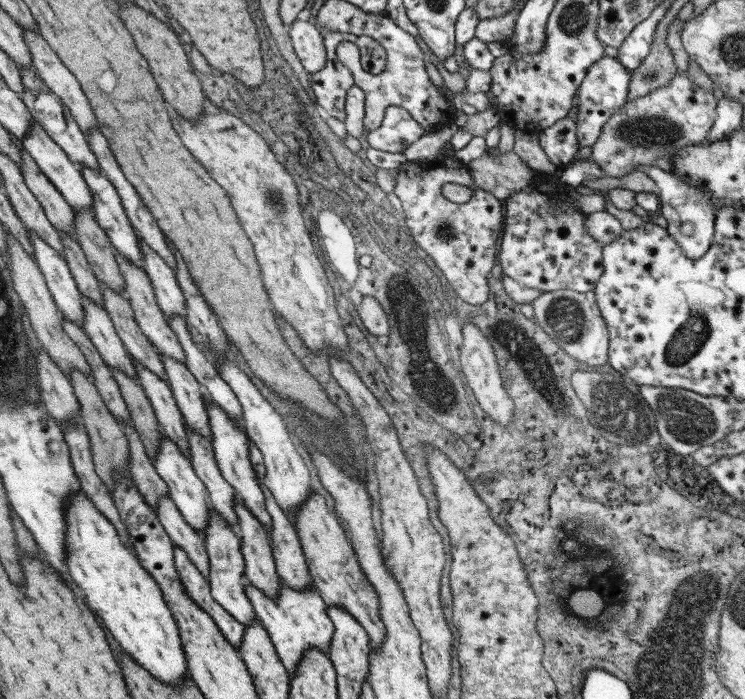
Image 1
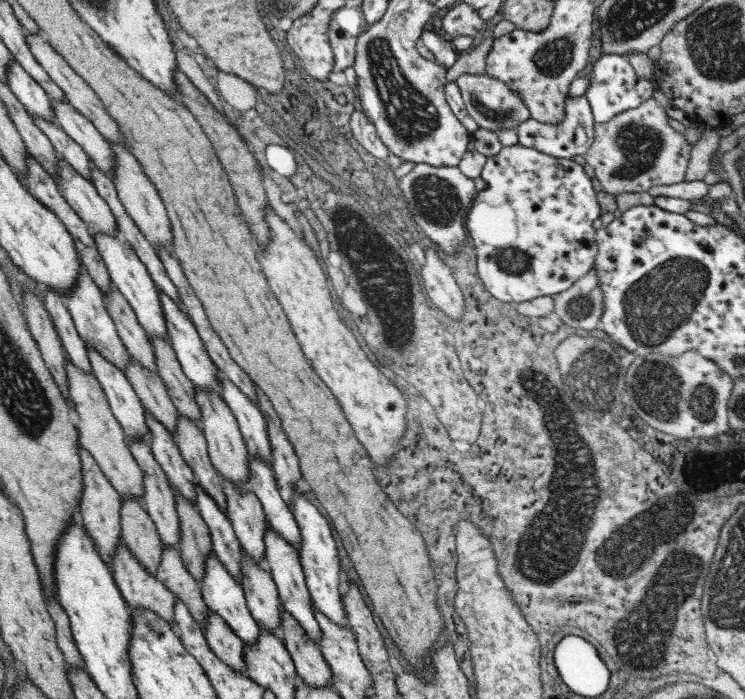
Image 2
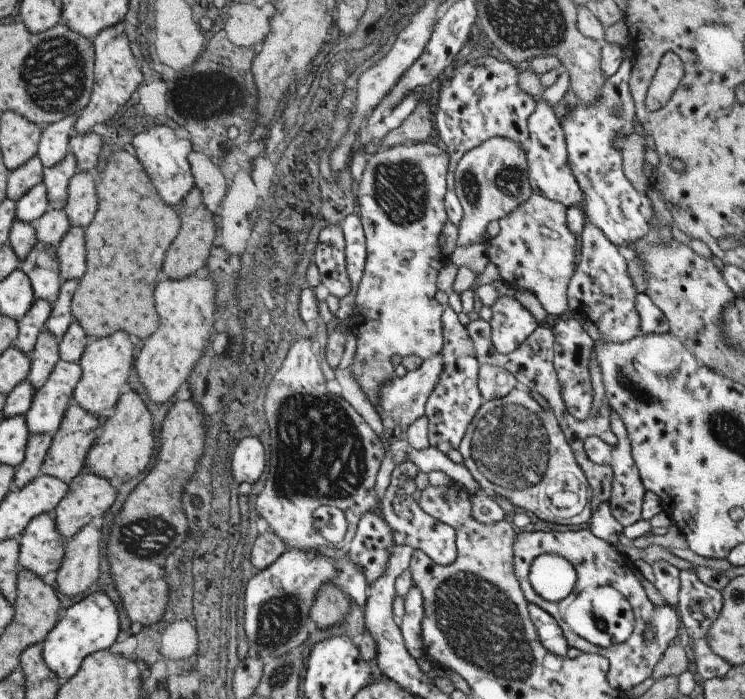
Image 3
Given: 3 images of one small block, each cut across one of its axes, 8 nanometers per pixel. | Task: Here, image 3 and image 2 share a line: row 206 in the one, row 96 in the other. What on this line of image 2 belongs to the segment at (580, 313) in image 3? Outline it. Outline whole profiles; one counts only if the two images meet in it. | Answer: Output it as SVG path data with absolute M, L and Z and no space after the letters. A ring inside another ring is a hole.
M565 95L564 100L564 117L557 124L545 124L537 122L529 117L516 126L516 135L518 143L521 146L534 148L543 154L548 154L553 158L571 159L577 154L583 155L589 148L594 139L594 120L588 100L583 96Z

